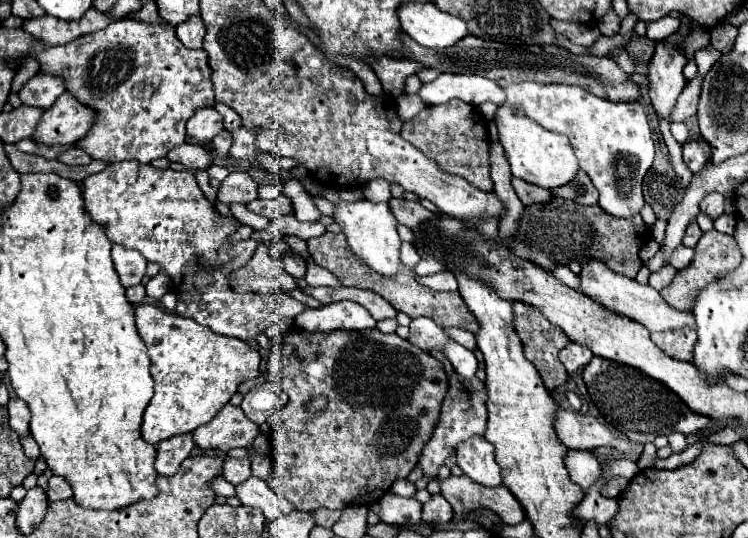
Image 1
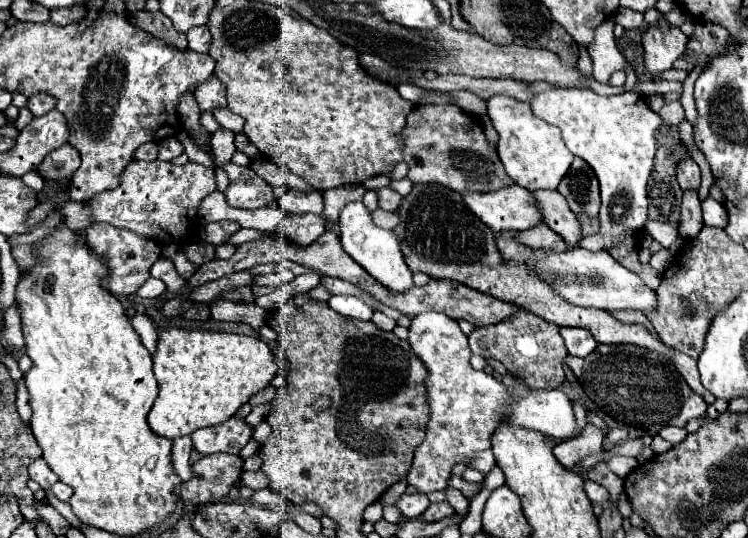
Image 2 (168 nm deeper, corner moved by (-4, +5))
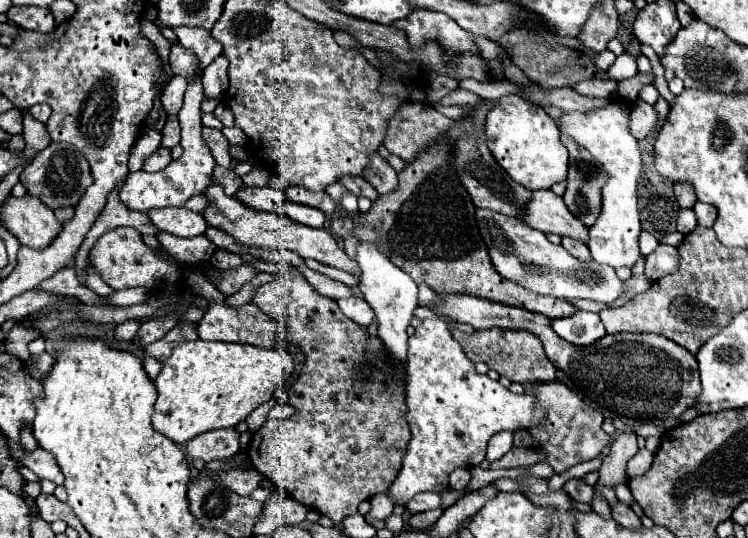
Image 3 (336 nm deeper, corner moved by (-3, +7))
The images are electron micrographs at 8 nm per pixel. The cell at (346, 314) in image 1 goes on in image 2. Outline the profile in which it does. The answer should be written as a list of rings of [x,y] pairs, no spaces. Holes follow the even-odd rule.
[[[332,296],[328,300],[328,304],[336,312],[340,312],[342,316],[356,318],[356,320],[370,320],[372,318],[372,312],[374,312],[366,302],[362,302],[356,296]]]

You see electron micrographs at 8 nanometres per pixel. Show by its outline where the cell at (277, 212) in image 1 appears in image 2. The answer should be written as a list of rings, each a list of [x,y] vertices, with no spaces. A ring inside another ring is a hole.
[[[288,190],[278,202],[286,214],[322,214],[324,208],[324,198],[322,192],[310,190],[310,192],[300,192],[300,190]]]

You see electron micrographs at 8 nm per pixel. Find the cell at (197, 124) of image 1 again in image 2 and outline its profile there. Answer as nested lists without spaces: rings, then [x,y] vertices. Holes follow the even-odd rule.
[[[210,76],[206,82],[202,82],[196,88],[194,96],[196,96],[202,112],[206,112],[206,110],[212,112],[216,108],[226,106],[226,86],[216,76]]]

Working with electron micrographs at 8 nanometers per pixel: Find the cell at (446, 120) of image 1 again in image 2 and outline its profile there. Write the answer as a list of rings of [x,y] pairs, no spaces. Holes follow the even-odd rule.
[[[456,104],[414,106],[400,132],[404,140],[404,162],[408,164],[408,180],[444,184],[456,192],[492,192],[512,186],[494,146],[486,140],[476,116],[464,112]]]

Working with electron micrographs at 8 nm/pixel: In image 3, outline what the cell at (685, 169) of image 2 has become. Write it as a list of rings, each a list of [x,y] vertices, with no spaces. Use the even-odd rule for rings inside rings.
[[[683,182],[675,184],[675,198],[681,208],[693,208],[693,204],[697,202],[695,188],[691,188],[691,184],[683,184]]]

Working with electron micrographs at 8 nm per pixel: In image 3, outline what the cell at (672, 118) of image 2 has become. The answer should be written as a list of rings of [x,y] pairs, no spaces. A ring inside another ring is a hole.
[[[639,98],[635,102],[635,108],[631,110],[631,122],[629,122],[633,136],[643,140],[657,126],[657,122],[659,122],[659,118],[657,118],[655,106],[651,106]]]

